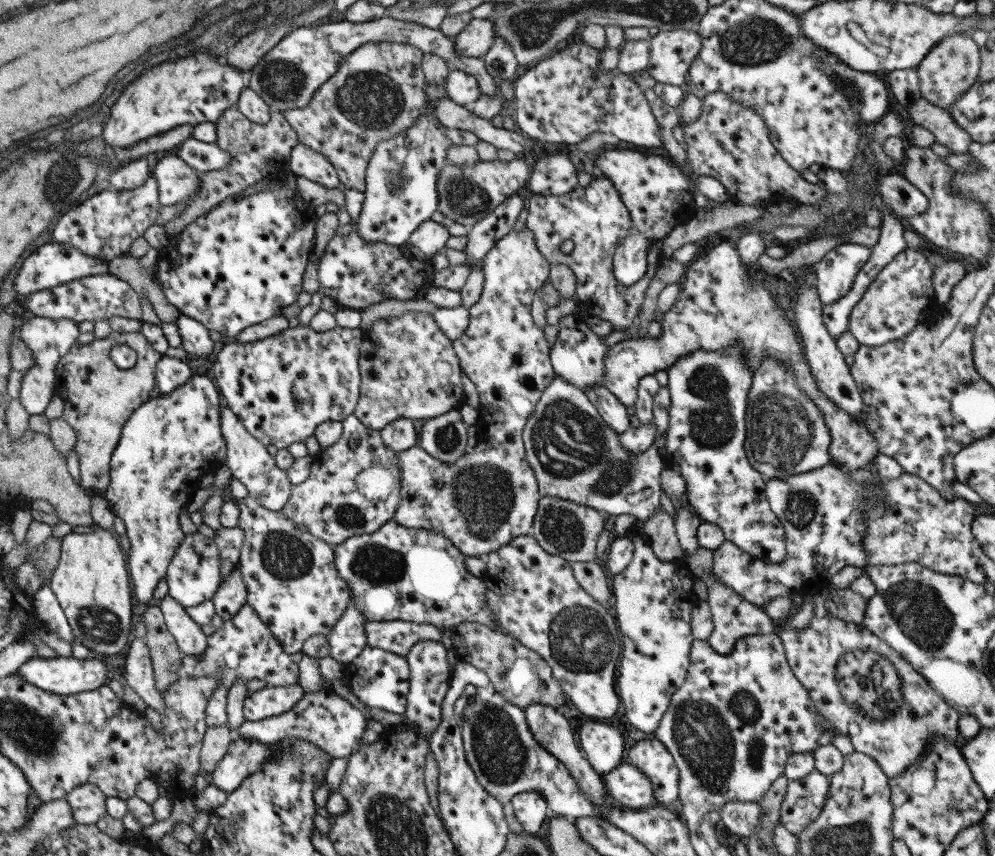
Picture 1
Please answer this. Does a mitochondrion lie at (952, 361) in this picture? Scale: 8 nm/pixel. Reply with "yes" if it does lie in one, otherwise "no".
yes

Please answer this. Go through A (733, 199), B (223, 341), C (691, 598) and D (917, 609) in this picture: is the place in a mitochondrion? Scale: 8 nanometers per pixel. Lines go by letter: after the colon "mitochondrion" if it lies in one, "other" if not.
A: other
B: other
C: other
D: mitochondrion

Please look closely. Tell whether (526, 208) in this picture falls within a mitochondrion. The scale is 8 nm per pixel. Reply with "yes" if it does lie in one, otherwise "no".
no

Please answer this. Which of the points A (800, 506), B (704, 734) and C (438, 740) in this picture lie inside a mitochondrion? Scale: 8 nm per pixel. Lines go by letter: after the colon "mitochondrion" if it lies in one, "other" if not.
A: mitochondrion
B: mitochondrion
C: other

